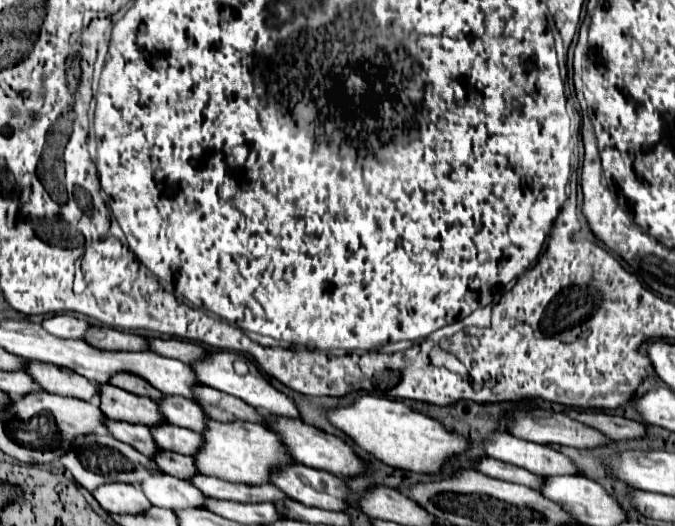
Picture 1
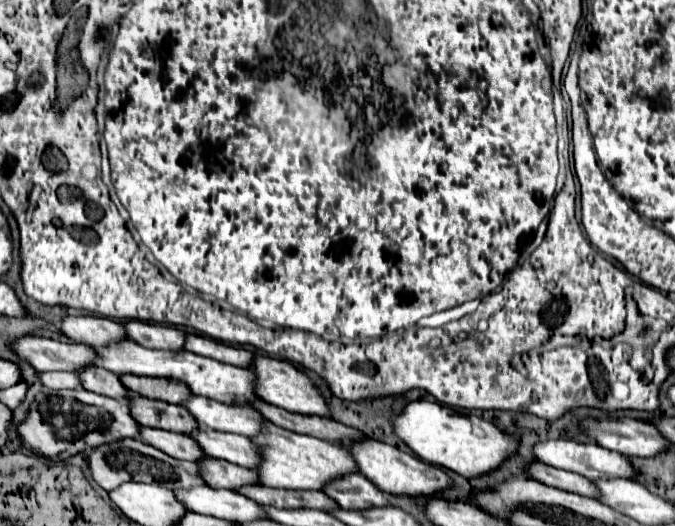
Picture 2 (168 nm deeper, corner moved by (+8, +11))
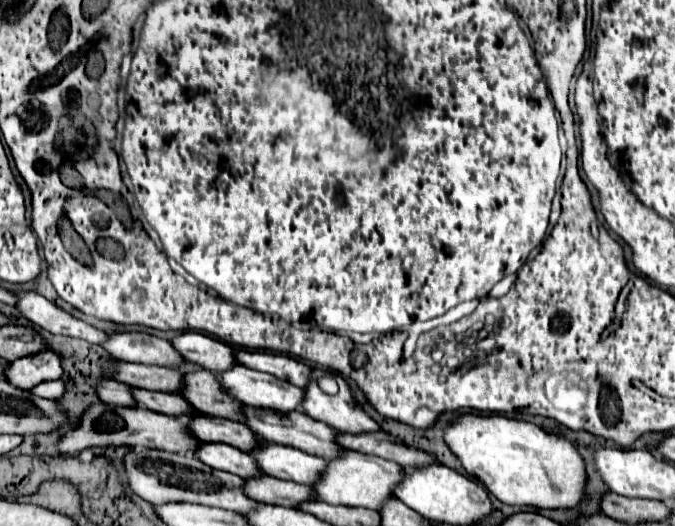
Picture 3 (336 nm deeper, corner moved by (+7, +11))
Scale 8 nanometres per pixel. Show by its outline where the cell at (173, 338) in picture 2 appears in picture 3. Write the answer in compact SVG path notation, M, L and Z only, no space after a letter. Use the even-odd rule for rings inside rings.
M185 332L171 344L183 358L193 360L195 364L211 372L225 372L239 364L235 360L235 348L199 332Z

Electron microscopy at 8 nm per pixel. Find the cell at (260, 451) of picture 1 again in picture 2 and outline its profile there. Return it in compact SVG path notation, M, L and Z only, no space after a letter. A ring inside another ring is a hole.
M264 422L262 430L256 436L250 436L250 440L260 454L260 462L254 466L254 470L258 472L260 484L266 486L288 490L322 490L330 478L346 472L358 472L354 464L350 464L350 456L346 456L346 452L342 452L342 448L336 444L284 430L272 422Z

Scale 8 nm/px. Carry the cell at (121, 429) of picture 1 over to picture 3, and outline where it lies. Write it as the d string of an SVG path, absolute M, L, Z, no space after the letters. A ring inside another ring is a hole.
M203 444L201 448L197 448L195 454L203 458L205 464L209 464L211 468L227 470L241 478L263 476L263 470L259 468L253 454L235 450L235 446L229 446L229 444Z

